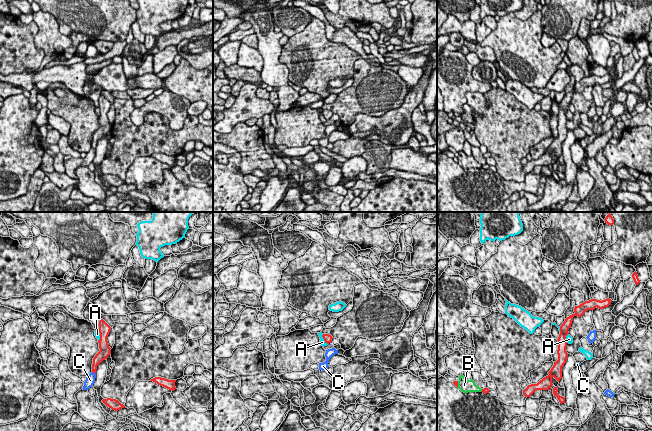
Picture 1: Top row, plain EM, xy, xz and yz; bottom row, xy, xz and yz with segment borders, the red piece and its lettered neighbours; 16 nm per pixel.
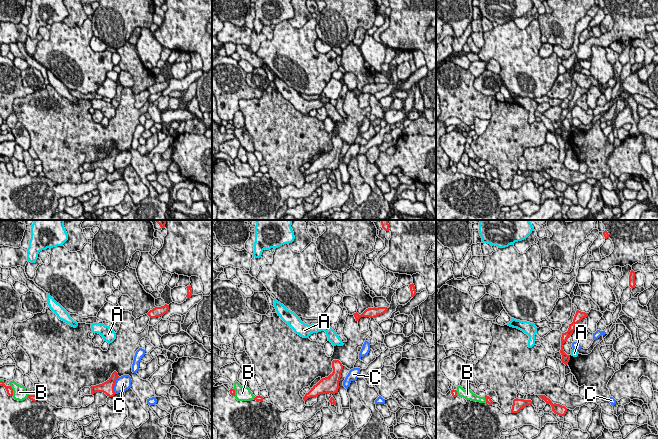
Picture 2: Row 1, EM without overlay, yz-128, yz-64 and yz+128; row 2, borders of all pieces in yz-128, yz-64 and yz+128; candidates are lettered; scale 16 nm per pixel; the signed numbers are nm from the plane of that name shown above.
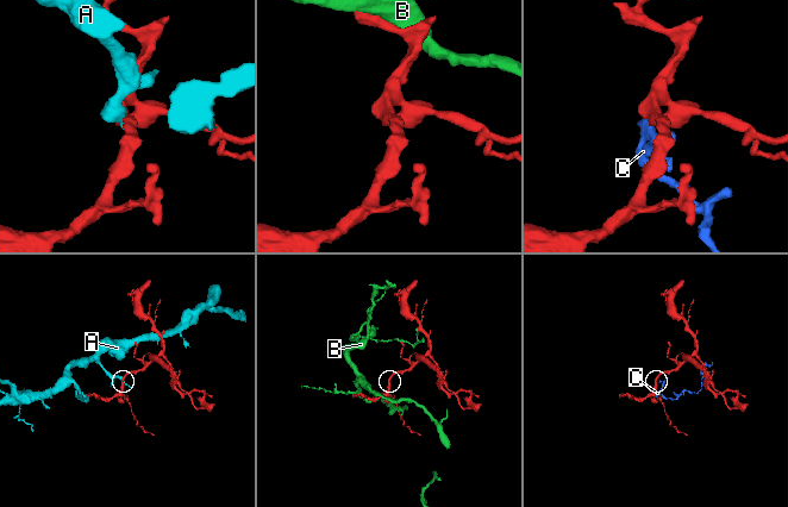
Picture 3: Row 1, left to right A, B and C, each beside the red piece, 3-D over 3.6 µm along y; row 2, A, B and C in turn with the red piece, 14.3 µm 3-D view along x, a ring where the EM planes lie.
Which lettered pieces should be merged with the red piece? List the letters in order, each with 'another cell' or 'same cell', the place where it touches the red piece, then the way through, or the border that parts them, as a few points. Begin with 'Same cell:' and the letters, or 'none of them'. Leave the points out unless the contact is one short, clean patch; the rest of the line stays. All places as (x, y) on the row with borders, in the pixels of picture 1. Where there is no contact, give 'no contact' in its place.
Same cell: none of them
A: another cell; meets red in xz at (323, 338); border along xz (322, 334), (322, 338), (327, 344)
B: another cell; meets red in yz at (457, 384)
C: another cell; meets red in xy at (94, 372); border along xy (92, 371), (95, 374)

